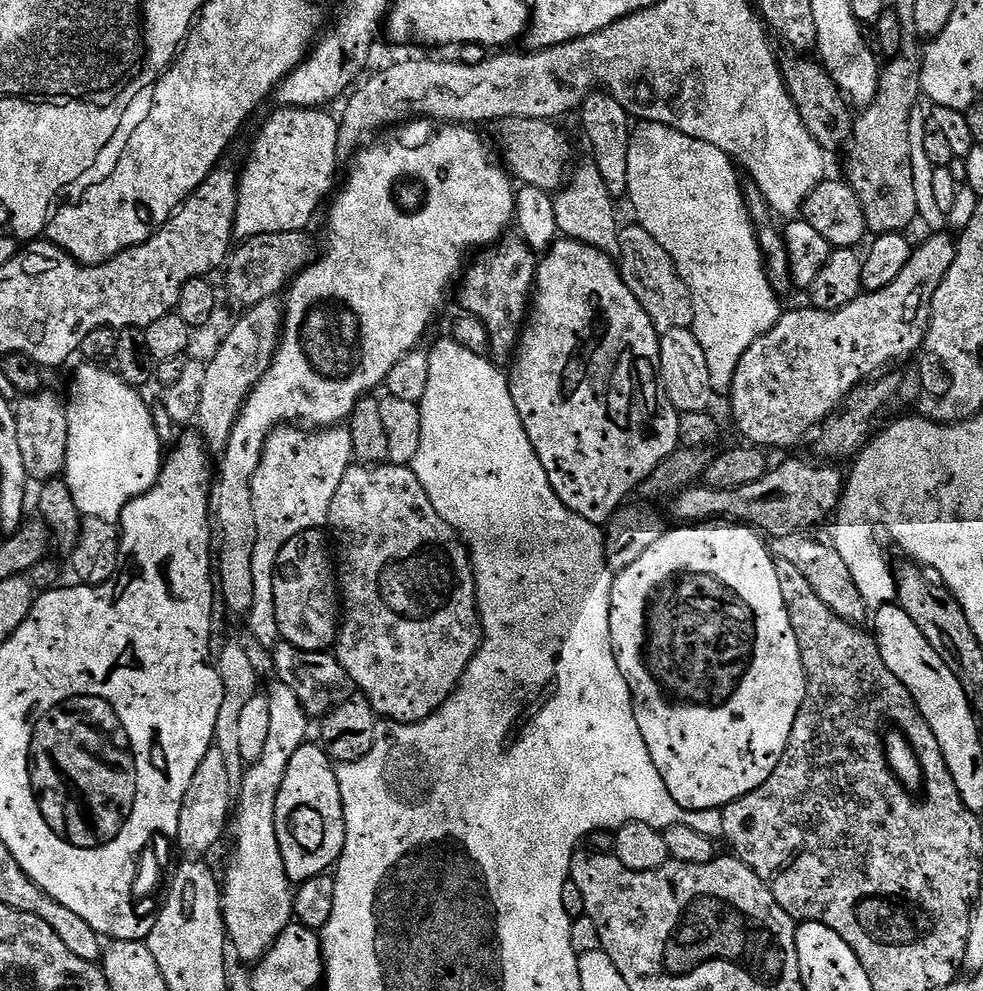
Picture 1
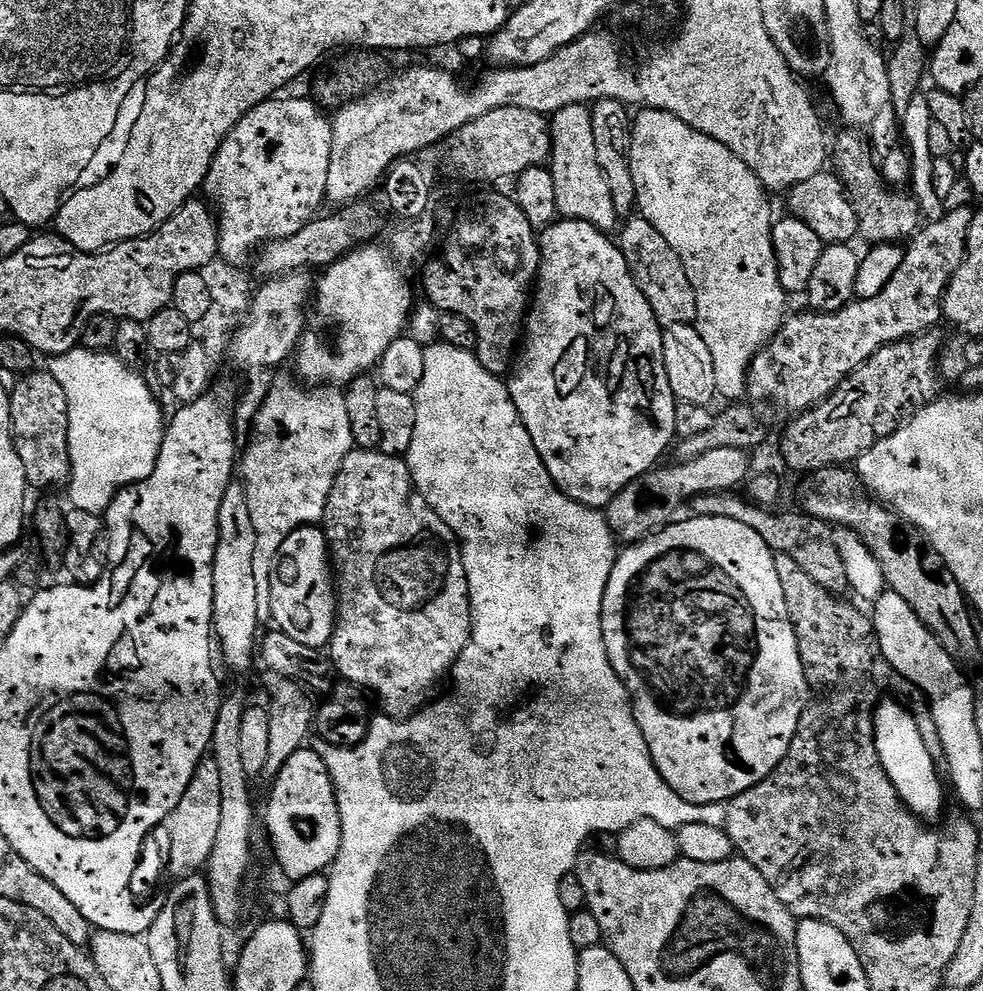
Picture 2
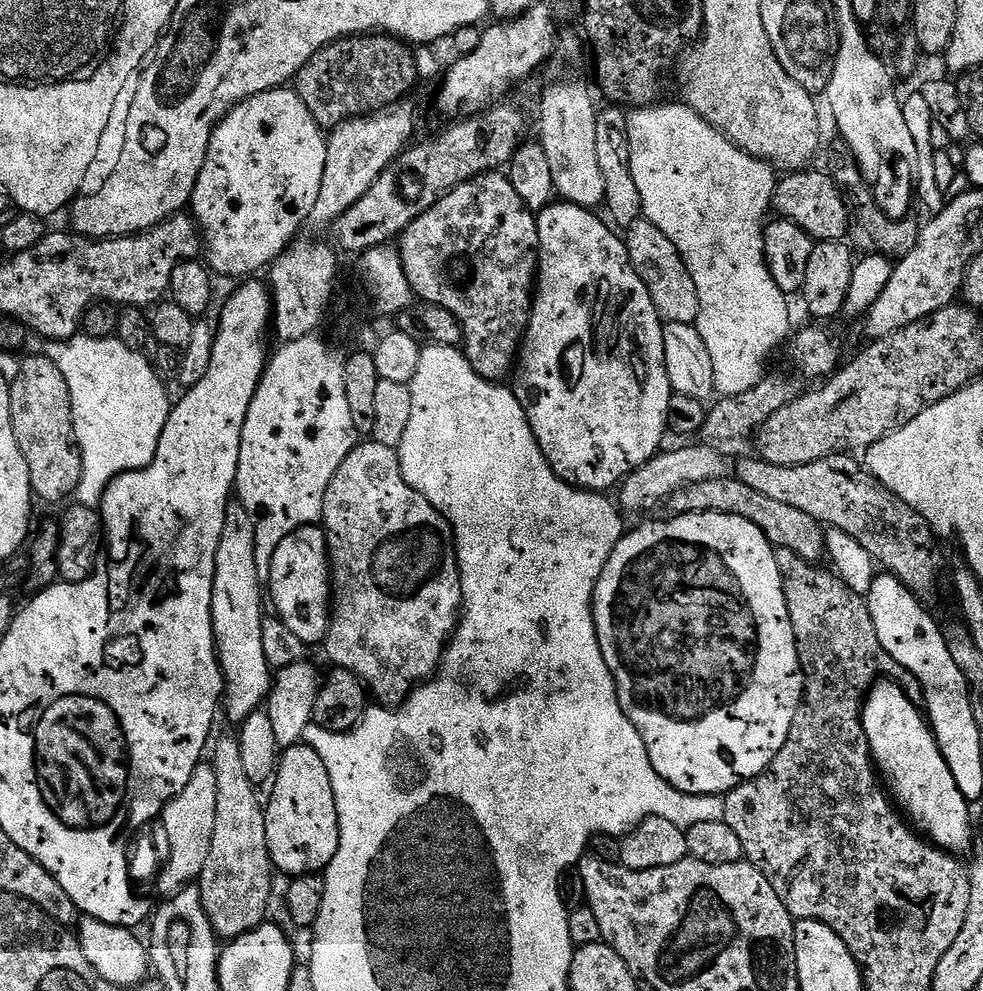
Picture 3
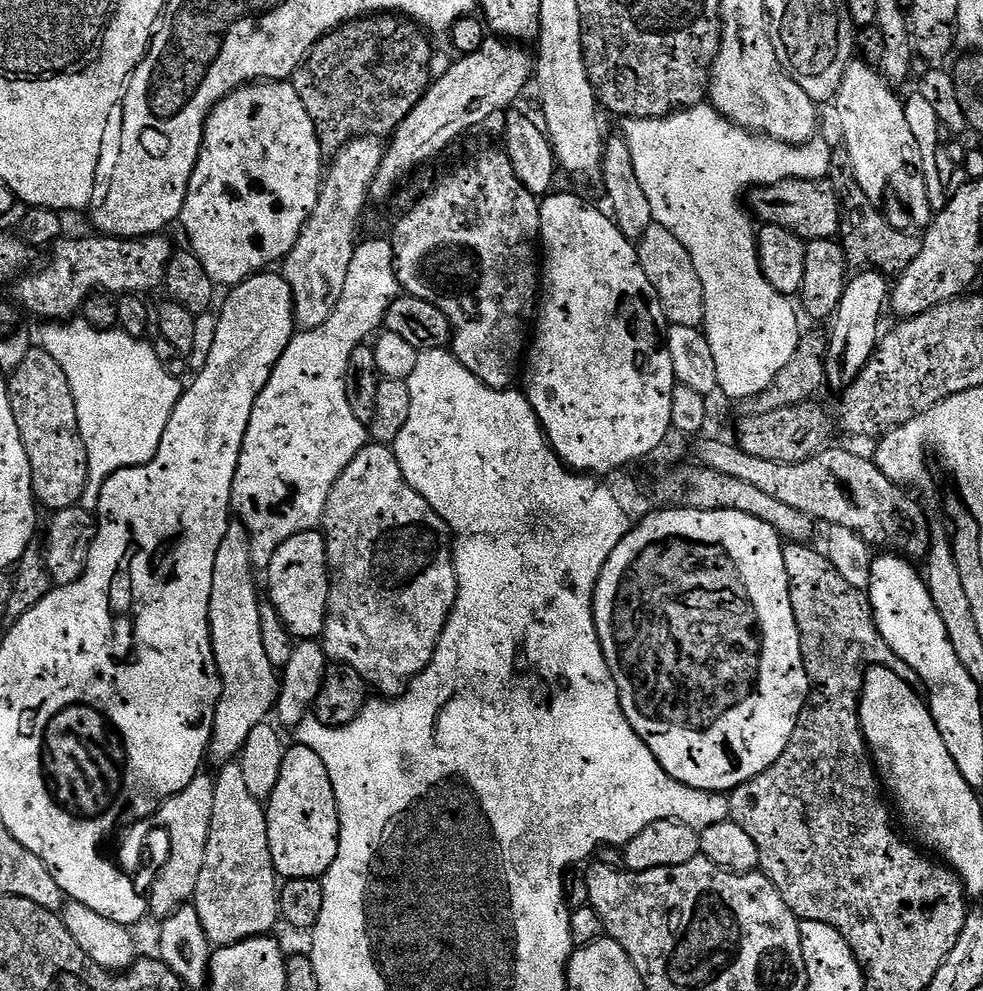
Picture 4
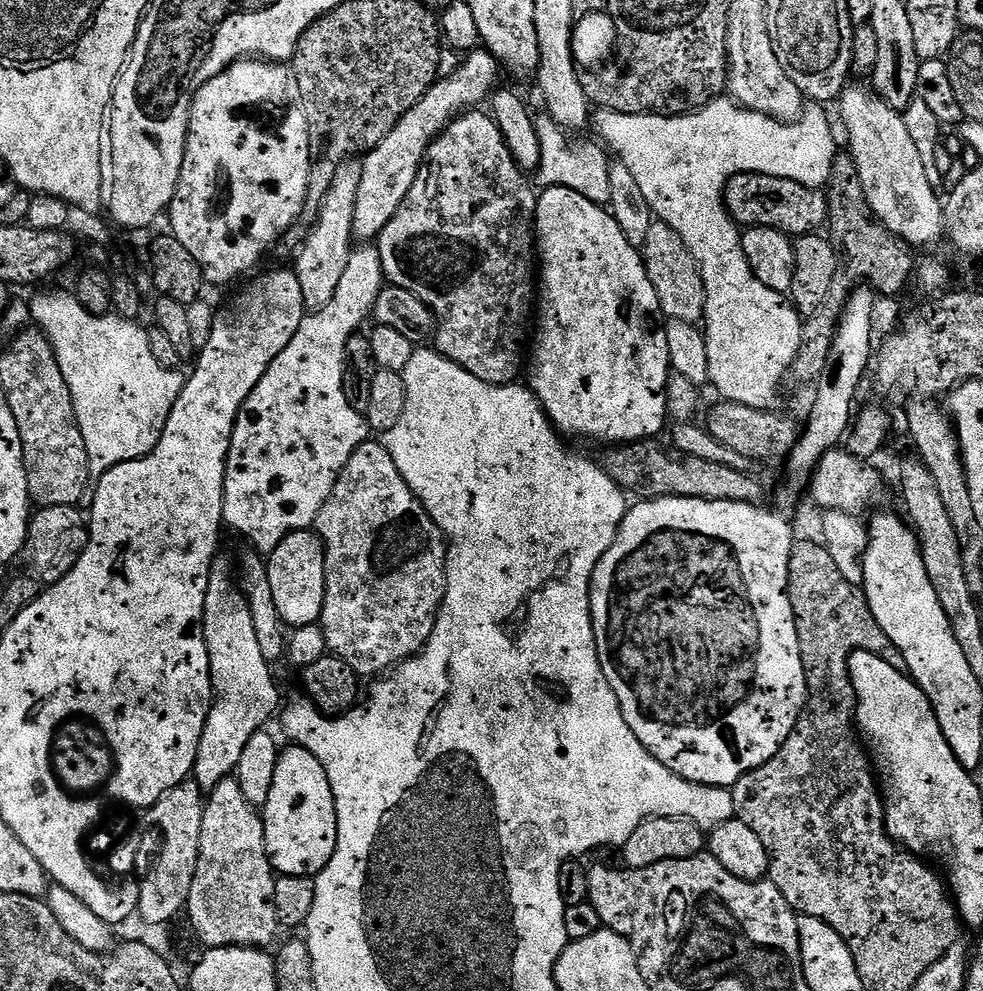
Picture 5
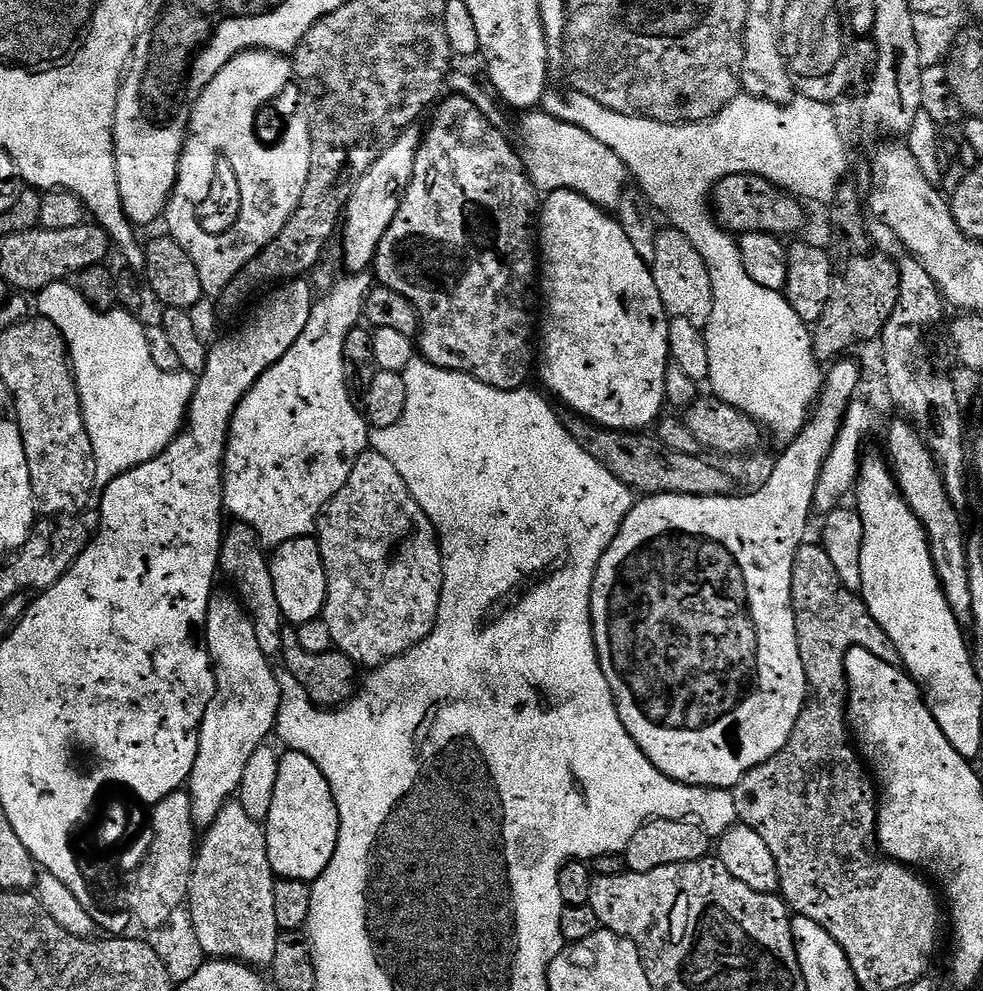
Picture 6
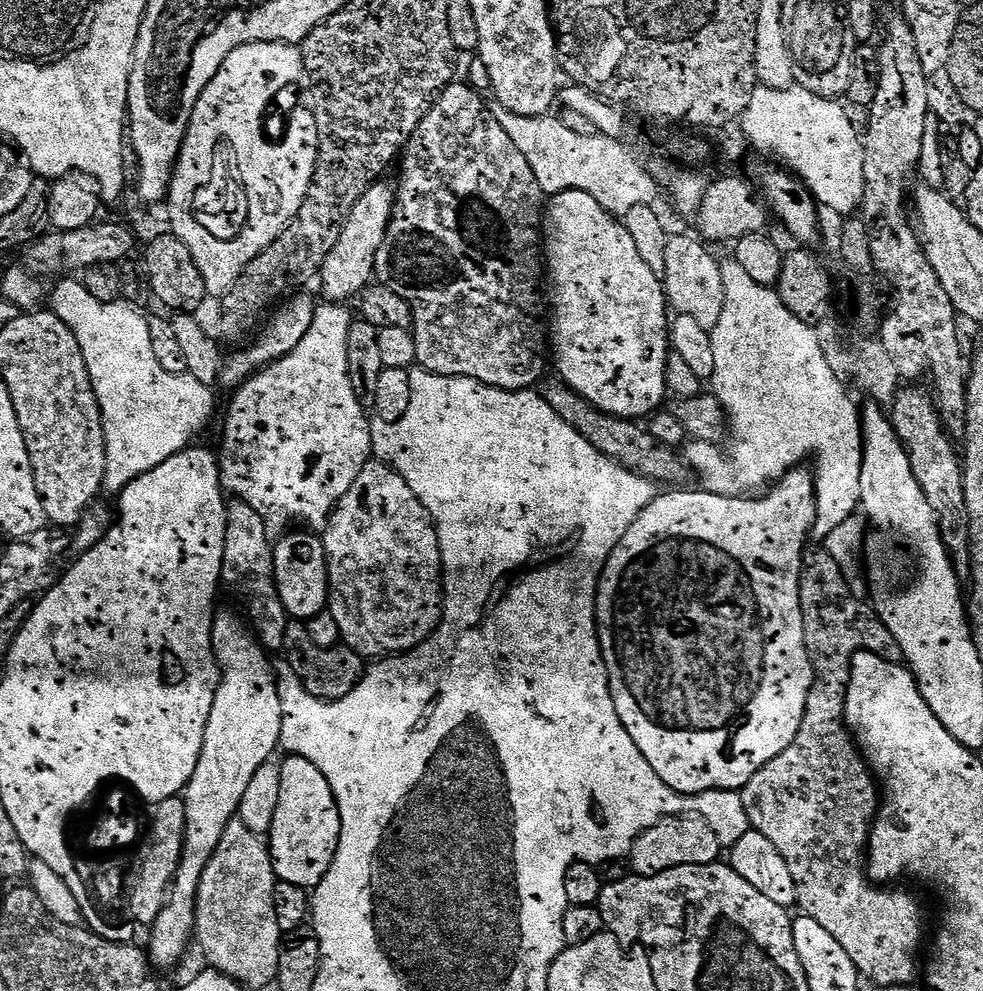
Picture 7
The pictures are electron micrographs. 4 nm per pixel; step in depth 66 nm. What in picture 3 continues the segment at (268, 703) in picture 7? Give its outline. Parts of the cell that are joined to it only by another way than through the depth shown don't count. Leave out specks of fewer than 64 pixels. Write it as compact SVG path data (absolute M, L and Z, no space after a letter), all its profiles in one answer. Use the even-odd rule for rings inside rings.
M239 502L229 503L226 510L226 526L222 530L222 542L218 542L218 558L214 566L214 586L212 587L212 632L216 635L216 650L220 658L220 670L224 673L224 694L222 712L228 715L233 726L244 723L254 713L265 707L268 693L272 690L274 670L262 654L262 622L266 615L264 604L260 601L262 582L258 578L258 562L254 558L254 522Z

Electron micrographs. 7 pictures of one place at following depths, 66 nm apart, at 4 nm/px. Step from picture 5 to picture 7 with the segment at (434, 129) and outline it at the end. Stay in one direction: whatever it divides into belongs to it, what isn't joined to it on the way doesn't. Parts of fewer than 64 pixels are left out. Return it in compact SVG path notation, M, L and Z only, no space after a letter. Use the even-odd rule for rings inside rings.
M377 182L372 184L354 202L354 210L346 218L342 226L340 240L330 250L326 262L320 267L318 284L324 287L324 296L328 302L348 302L348 299L359 297L362 289L373 283L376 274L378 250L386 238L386 230L392 221L392 207L396 204L396 190L390 183Z

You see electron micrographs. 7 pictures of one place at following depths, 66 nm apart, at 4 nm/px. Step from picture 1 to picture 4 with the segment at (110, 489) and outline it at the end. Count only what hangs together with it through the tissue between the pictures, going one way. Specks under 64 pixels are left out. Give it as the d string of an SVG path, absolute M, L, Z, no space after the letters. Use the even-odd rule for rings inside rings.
M72 318L64 323L44 322L39 326L39 347L50 354L58 366L62 366L74 394L79 432L88 455L88 489L84 492L84 500L92 502L97 499L100 485L115 472L123 468L137 468L154 458L162 442L162 434L166 434L166 422L170 422L170 414L180 401L182 384L177 377L171 376L162 362L158 362L156 349L151 343L147 344L147 339L119 330L101 330L90 326L83 318Z

